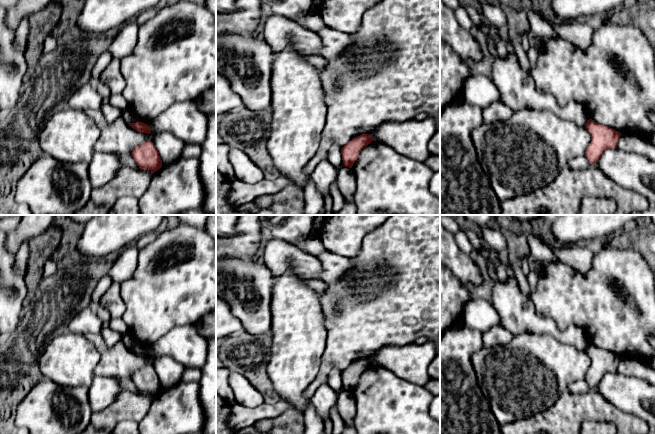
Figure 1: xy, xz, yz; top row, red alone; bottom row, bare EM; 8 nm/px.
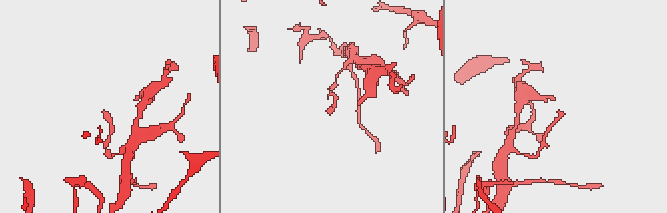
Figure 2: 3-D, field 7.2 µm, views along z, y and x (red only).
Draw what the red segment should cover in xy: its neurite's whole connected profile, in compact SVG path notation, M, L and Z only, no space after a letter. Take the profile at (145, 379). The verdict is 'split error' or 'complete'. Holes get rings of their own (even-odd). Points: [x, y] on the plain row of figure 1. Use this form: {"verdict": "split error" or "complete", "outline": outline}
{"verdict": "complete", "outline": "M150 365L136 370L132 375L131 381L134 382L140 393L148 393L151 395L151 398L162 391L159 376L155 372L154 367Z"}

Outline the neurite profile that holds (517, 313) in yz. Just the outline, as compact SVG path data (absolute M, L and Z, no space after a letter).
M508 277L504 282L495 281L492 289L491 304L499 315L499 324L510 331L513 336L528 333L537 335L551 334L558 341L570 344L579 350L585 350L589 344L580 327L572 324L565 329L560 329L554 320L539 313L531 299L521 292L515 277Z

